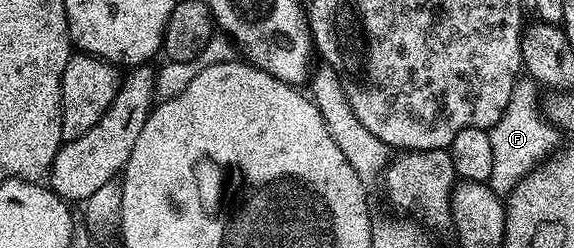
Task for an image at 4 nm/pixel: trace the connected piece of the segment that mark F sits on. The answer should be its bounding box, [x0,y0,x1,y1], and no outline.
[488,77,558,194]

